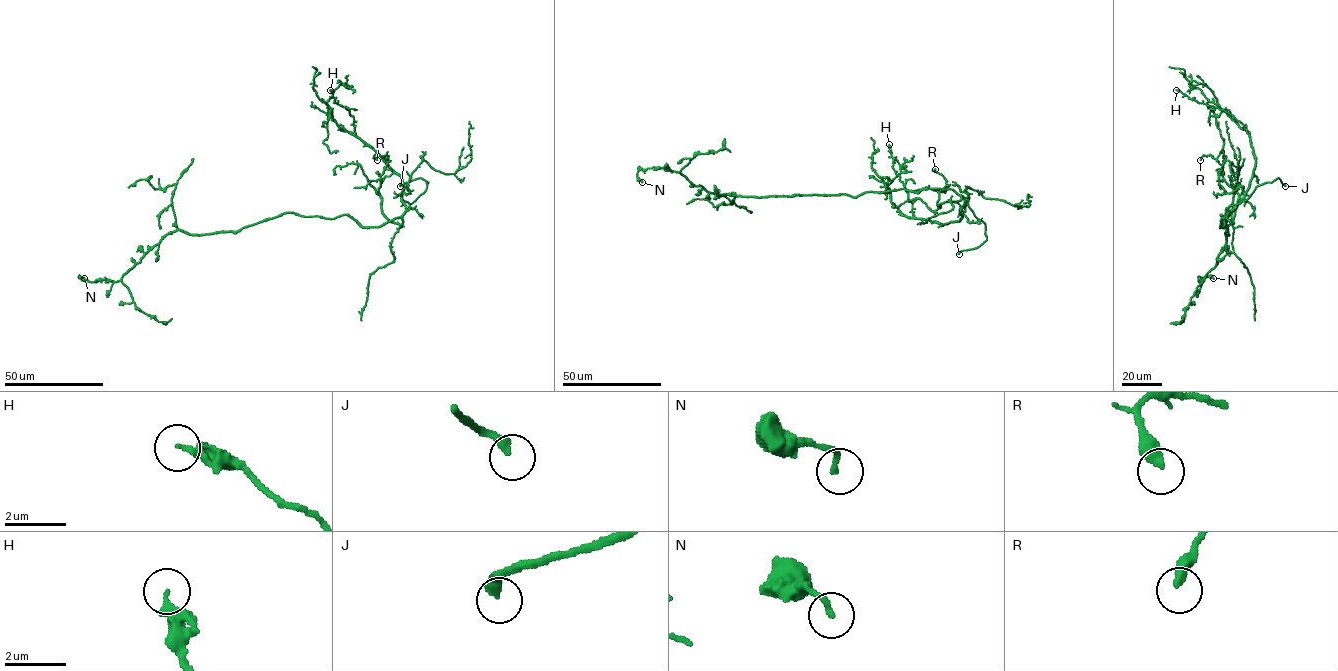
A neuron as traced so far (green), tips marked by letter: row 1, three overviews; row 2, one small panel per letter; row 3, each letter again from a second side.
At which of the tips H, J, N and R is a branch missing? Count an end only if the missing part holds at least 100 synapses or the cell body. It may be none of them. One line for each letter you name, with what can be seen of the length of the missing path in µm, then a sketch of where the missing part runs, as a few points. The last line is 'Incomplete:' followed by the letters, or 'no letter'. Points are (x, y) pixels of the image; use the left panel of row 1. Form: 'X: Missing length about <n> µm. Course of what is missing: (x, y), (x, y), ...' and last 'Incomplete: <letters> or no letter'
J: Missing length about 10 µm. Course of what is missing: (400, 186), (396, 198)
Incomplete: J

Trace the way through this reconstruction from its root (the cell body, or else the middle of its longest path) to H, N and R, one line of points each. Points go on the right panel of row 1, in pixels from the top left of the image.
H: (1222, 219), (1220, 214), (1221, 227), (1252, 176), (1250, 137), (1232, 114), (1176, 90)
N: (1222, 219), (1228, 213), (1225, 248), (1217, 264), (1198, 281), (1213, 278)
R: (1222, 219), (1221, 227), (1222, 218), (1233, 223), (1238, 194), (1223, 179), (1222, 165), (1210, 154), (1200, 160)

